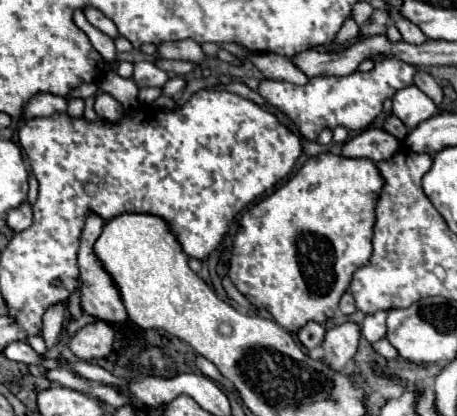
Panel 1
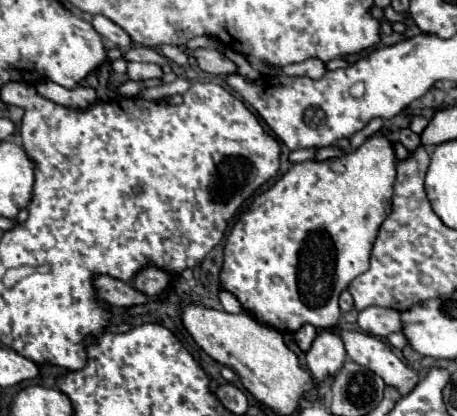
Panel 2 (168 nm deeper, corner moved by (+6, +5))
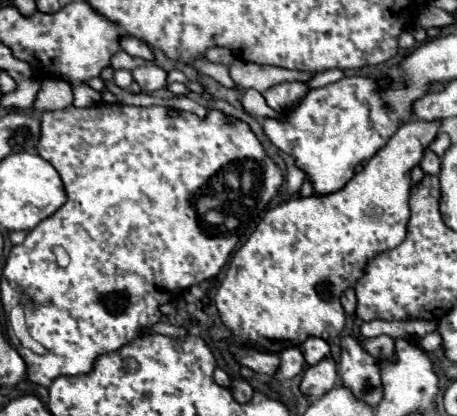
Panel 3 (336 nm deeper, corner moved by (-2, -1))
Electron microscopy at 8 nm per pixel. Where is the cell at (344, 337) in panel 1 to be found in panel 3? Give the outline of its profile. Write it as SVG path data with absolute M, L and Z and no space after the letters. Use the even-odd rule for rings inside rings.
M322 359L318 365L308 367L302 381L300 381L300 391L304 395L312 397L322 397L326 395L334 385L338 383L338 371L336 363L332 359Z

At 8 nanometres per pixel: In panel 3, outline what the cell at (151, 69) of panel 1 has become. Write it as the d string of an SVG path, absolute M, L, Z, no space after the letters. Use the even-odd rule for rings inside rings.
M152 63L136 67L132 71L132 77L142 87L142 91L146 91L146 93L152 93L152 91L166 87L166 71L160 69L158 65L152 65Z

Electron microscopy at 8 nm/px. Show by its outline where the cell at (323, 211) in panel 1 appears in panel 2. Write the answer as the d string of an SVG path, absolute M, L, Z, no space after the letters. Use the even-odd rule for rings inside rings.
M374 135L370 137L364 145L360 145L356 151L342 155L338 159L326 159L326 161L316 161L316 159L308 159L302 163L296 163L290 167L290 171L286 175L282 175L282 179L272 185L268 191L264 191L262 195L258 195L246 213L240 215L240 219L236 221L236 225L232 227L226 247L224 247L224 265L220 271L220 285L228 291L232 291L238 301L242 303L242 307L246 307L248 311L254 313L254 317L260 323L268 323L272 327L276 327L282 333L294 333L296 329L300 329L302 325L310 323L316 325L316 329L330 329L338 323L340 319L340 309L338 309L338 295L348 287L348 283L358 277L360 273L364 273L368 269L368 259L370 259L370 249L372 249L372 241L376 239L380 221L384 221L384 217L388 215L390 209L390 199L392 199L392 185L394 185L394 177L396 177L396 159L394 159L394 149L392 143L386 135Z

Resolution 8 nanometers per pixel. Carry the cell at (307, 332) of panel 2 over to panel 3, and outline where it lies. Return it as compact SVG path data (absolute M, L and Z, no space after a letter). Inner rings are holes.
M312 337L312 339L304 341L300 345L300 351L302 351L308 365L316 365L318 361L322 361L322 359L326 359L330 355L328 343L324 339L320 339L320 337Z

